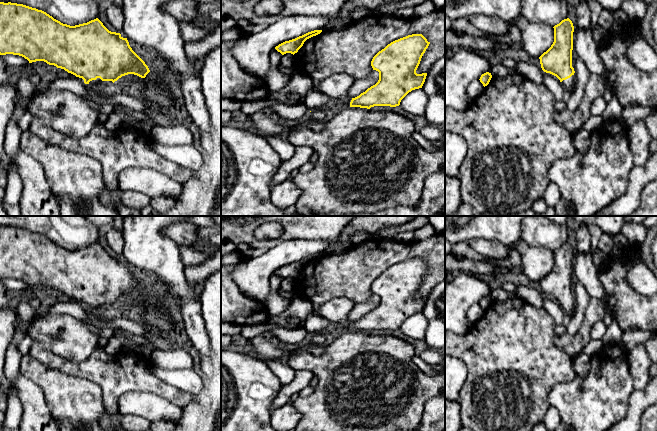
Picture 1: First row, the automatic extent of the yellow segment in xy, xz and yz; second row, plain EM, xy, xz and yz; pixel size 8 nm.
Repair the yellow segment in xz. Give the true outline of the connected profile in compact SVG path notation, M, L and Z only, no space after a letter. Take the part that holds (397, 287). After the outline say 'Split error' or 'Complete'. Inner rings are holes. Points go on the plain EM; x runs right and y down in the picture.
M412 258L388 268L372 283L373 294L379 296L378 306L359 320L352 322L350 331L370 333L374 330L396 331L412 314L422 312L427 297L417 298L416 294L430 266L422 258Z. Complete

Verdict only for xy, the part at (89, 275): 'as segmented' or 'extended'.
extended

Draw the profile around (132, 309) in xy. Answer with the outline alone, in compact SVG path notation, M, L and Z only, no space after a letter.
M149 296L145 302L134 298L122 300L113 307L115 314L128 320L143 325L157 327L162 331L169 332L174 329L174 322L170 315L157 312L154 307L156 301Z

